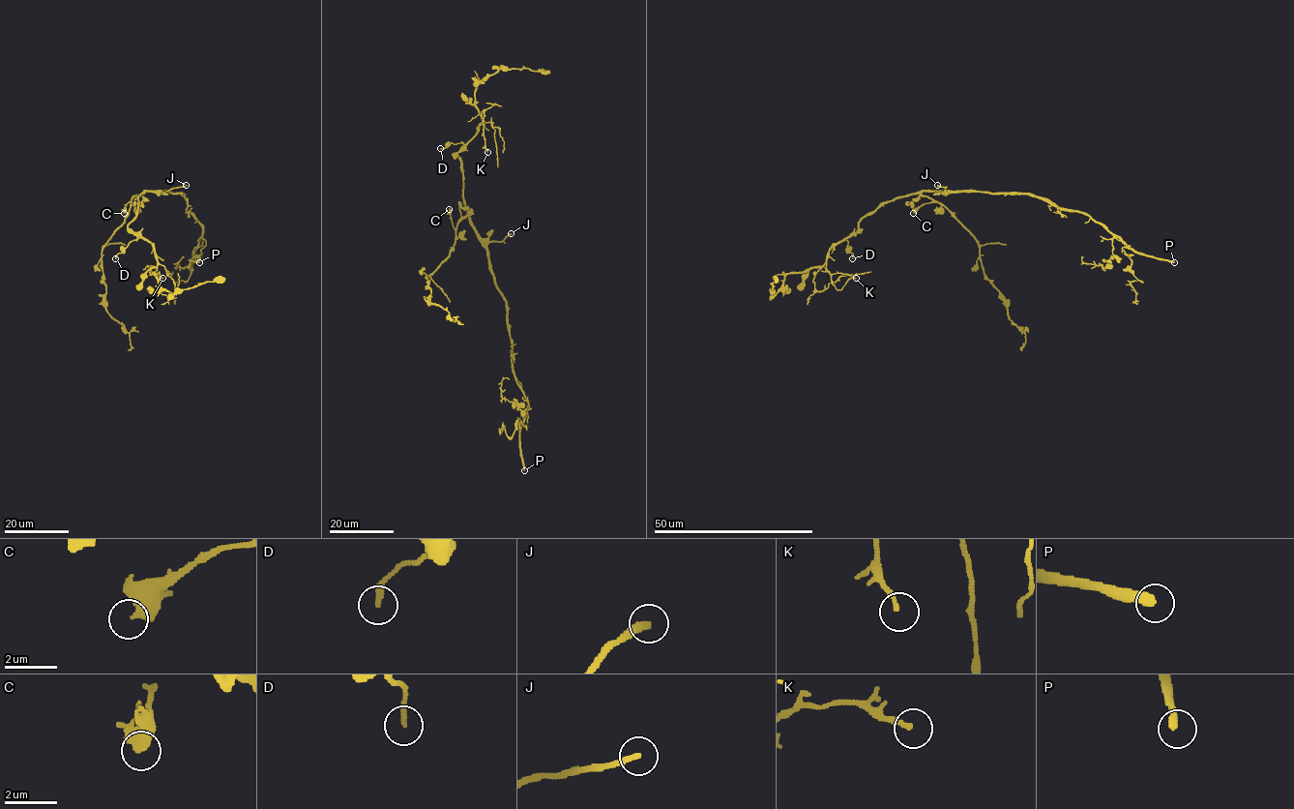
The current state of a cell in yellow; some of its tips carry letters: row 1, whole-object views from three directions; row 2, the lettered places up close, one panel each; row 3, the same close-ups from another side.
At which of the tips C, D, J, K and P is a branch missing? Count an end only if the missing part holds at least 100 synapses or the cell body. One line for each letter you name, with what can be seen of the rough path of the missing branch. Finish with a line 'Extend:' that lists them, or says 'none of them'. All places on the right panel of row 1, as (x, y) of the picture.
Extend: P

